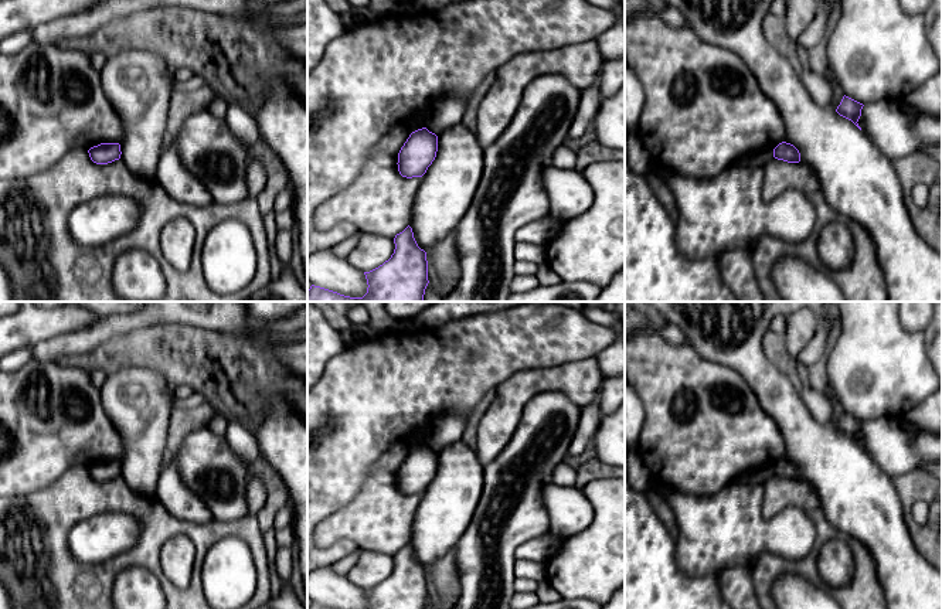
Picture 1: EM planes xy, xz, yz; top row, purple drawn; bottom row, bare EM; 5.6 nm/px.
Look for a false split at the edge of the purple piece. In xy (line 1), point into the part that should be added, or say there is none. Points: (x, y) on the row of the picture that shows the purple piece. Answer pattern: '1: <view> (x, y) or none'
1: none

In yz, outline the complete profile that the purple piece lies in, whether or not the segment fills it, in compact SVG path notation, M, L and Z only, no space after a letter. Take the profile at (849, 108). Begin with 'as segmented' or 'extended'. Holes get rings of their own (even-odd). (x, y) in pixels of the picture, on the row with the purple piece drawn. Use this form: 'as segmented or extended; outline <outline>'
as segmented; outline M844 95L840 105L837 106L836 112L840 116L851 120L861 130L861 127L858 126L857 122L861 116L863 106L864 106L863 103L860 103L860 102Z

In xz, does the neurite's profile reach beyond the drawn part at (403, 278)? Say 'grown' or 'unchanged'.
unchanged

